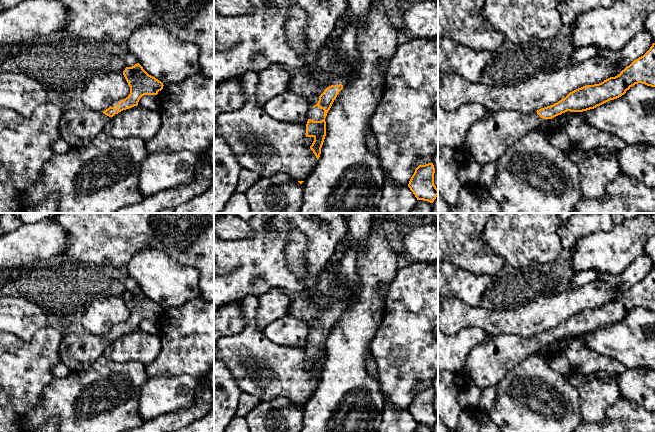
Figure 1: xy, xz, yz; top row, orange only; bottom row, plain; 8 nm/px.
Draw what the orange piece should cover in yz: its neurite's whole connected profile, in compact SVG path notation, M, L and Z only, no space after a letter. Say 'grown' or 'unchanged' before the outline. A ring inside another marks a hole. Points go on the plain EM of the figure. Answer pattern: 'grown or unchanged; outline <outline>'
grown; outline M655 267L619 299L599 308L578 312L553 329L533 337L510 334L491 336L487 342L474 347L460 372L468 380L468 387L485 389L495 386L523 360L537 356L547 343L567 335L583 336L594 333L621 321L638 307L655 311Z

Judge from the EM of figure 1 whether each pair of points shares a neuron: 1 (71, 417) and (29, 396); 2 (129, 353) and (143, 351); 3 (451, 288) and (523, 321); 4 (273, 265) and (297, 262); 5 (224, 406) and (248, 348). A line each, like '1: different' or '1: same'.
1: different
2: same
3: different
4: different
5: different

